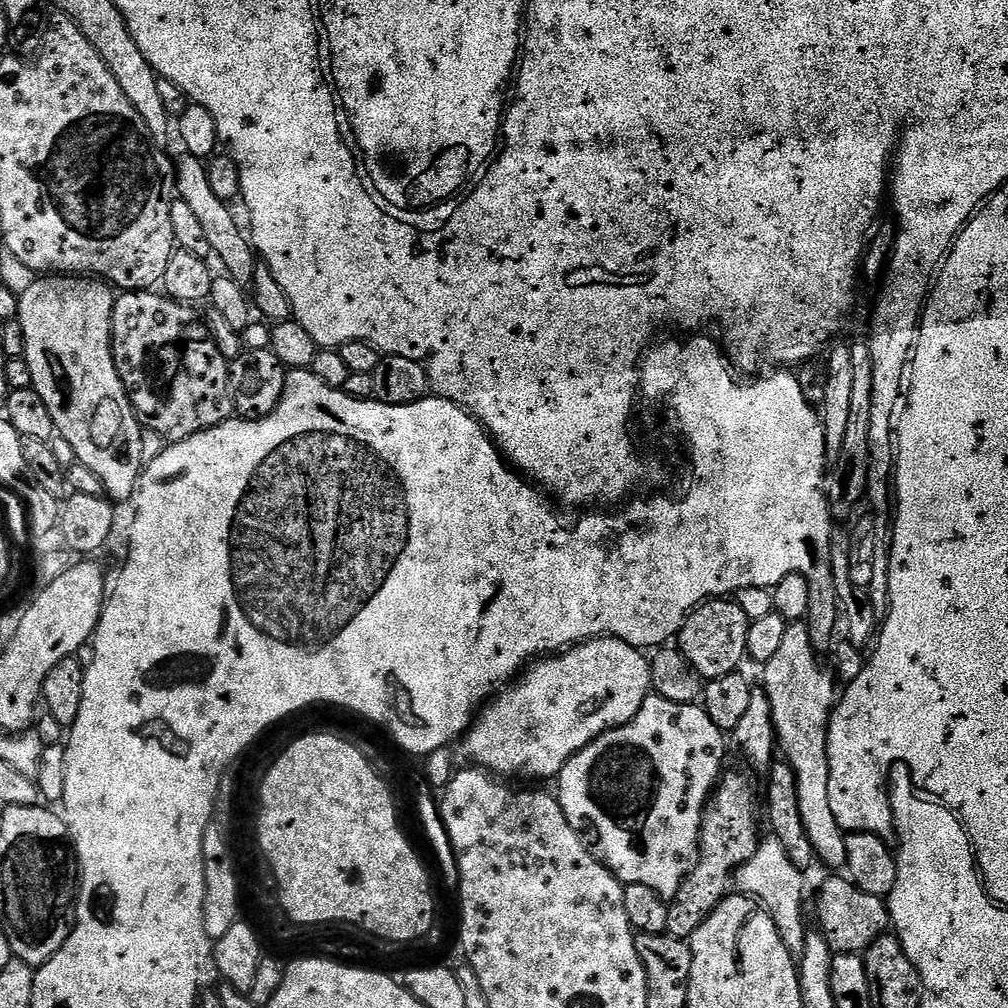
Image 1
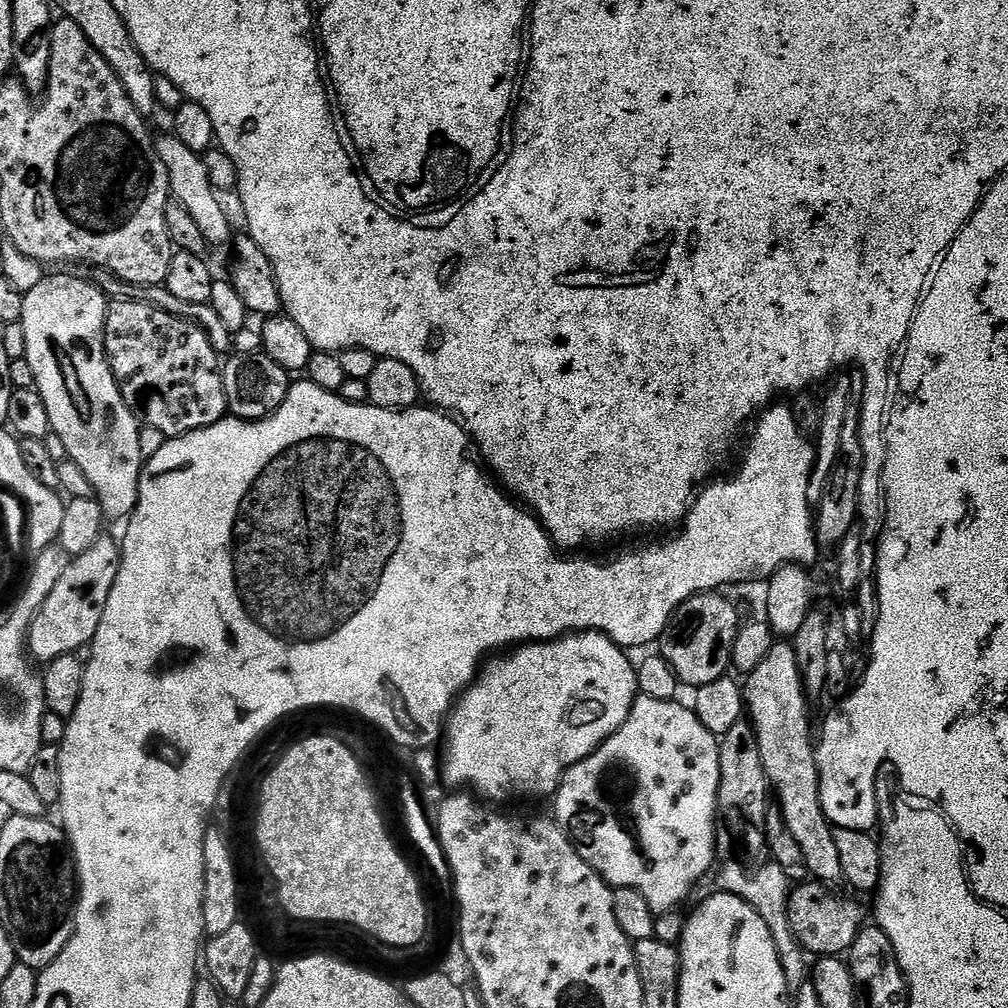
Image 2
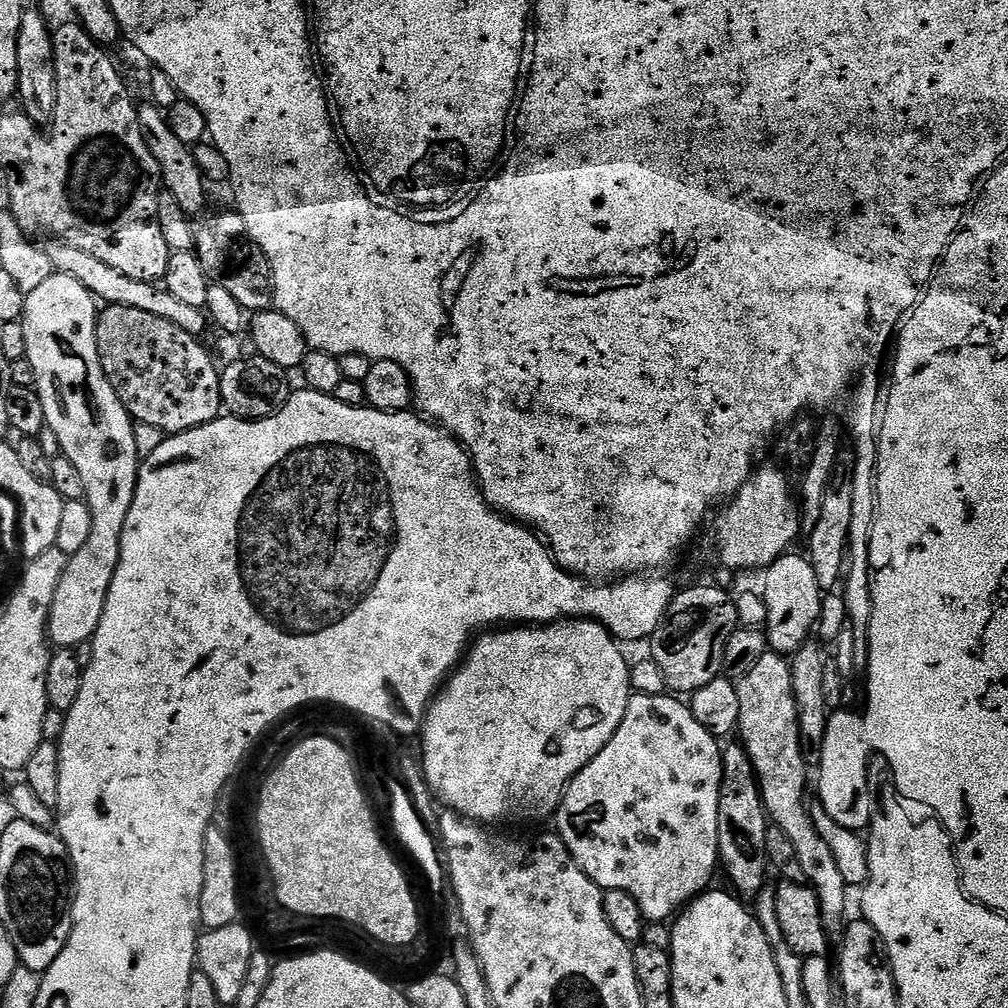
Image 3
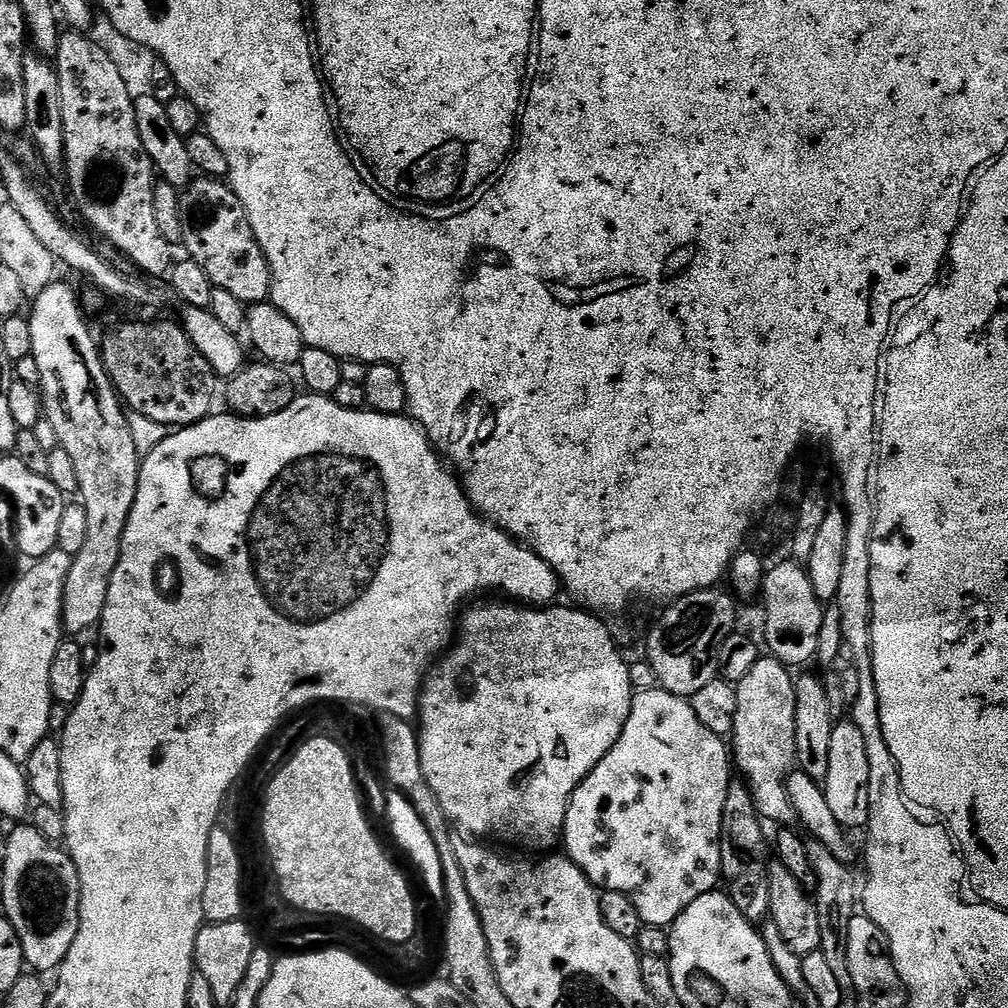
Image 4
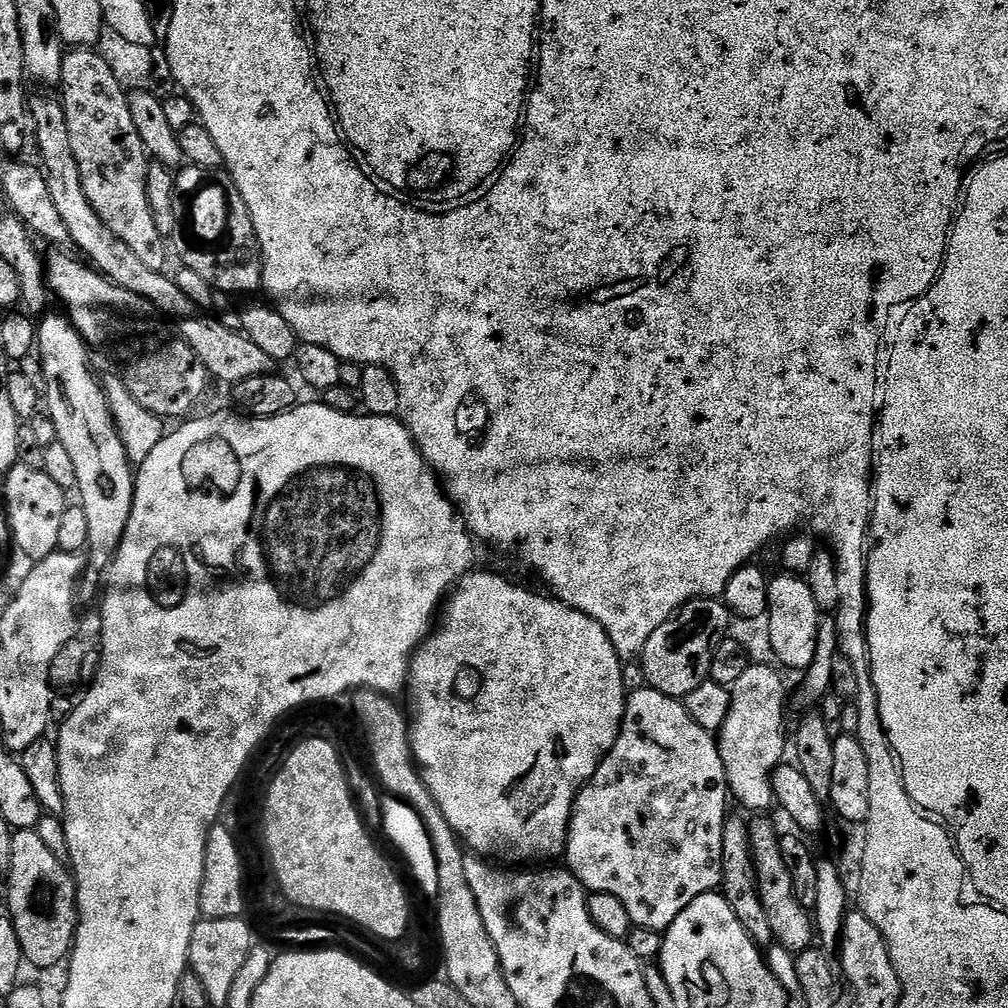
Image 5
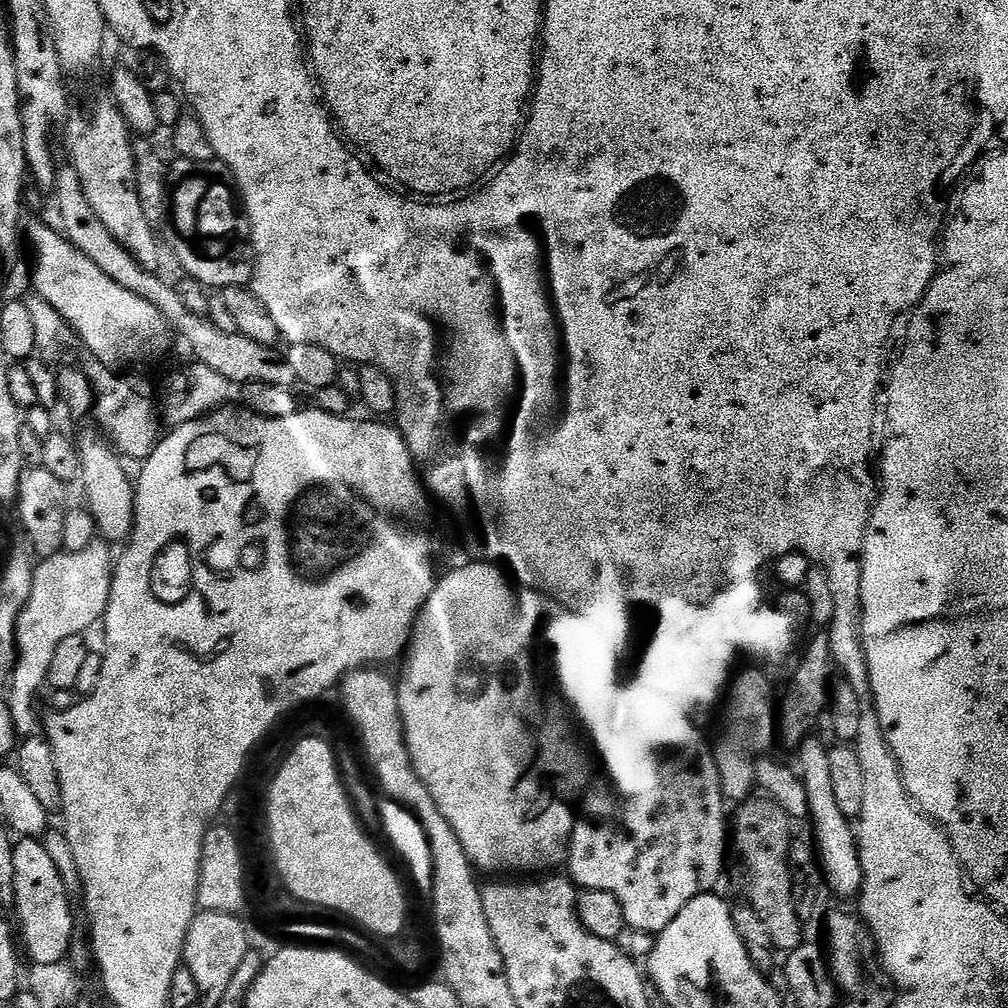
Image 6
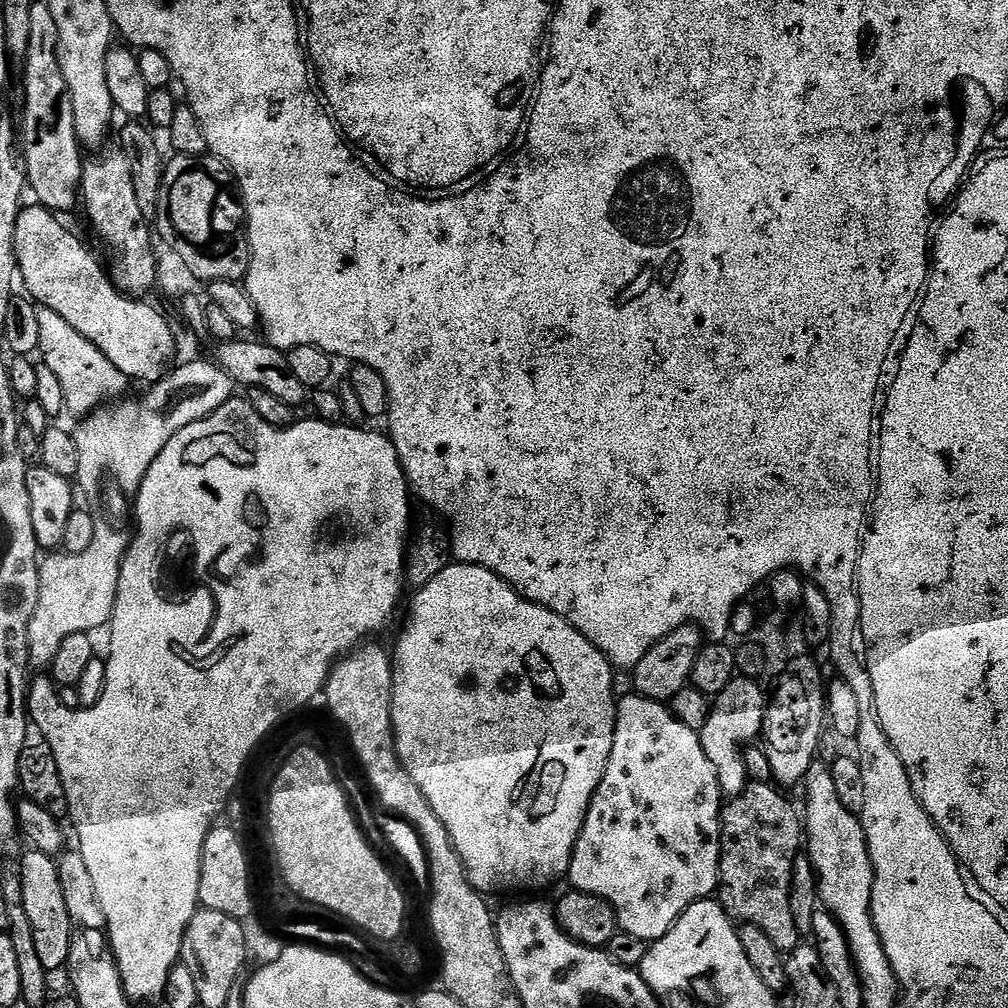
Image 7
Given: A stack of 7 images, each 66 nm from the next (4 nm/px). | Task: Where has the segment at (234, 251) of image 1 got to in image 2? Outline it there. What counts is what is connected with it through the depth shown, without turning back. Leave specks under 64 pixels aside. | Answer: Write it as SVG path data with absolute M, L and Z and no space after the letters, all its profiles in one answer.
M175 134L167 135L157 135L155 142L158 158L162 158L170 178L171 199L177 200L182 206L186 206L187 212L194 217L198 230L202 230L202 234L207 238L209 245L224 244L228 239L229 243L234 236L232 224L228 221L223 206L220 205L221 197L218 195L216 187L210 182L210 174L206 174L203 155L190 150L190 146L184 145Z

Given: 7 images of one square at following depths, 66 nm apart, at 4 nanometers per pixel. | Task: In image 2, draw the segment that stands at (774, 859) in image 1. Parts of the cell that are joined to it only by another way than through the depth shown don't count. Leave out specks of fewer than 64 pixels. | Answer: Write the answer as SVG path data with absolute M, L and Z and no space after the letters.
M734 860L722 864L723 862L715 869L713 889L722 893L734 894L754 906L770 929L770 934L774 938L774 944L778 949L779 961L782 962L782 968L787 974L789 983L801 983L804 978L802 977L802 970L806 966L804 960L806 954L794 938L793 931L790 930L788 902L792 882L784 874L782 868L773 862L759 865L756 872L748 872L747 865L743 863L740 863L740 865Z

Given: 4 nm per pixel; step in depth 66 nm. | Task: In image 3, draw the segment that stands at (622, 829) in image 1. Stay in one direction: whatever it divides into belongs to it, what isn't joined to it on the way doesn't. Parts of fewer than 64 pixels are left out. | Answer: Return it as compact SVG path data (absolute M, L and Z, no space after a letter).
M634 694L629 698L626 714L622 718L622 726L606 742L606 746L593 758L586 767L568 784L564 792L564 800L554 817L555 831L568 848L569 854L578 862L584 871L601 890L626 890L638 902L645 921L664 922L675 917L689 902L696 899L709 887L712 875L718 872L720 847L718 846L718 798L722 786L722 744L717 737L711 736L706 726L701 726L698 718L694 718L691 707L684 704L683 699L672 694L645 696Z

